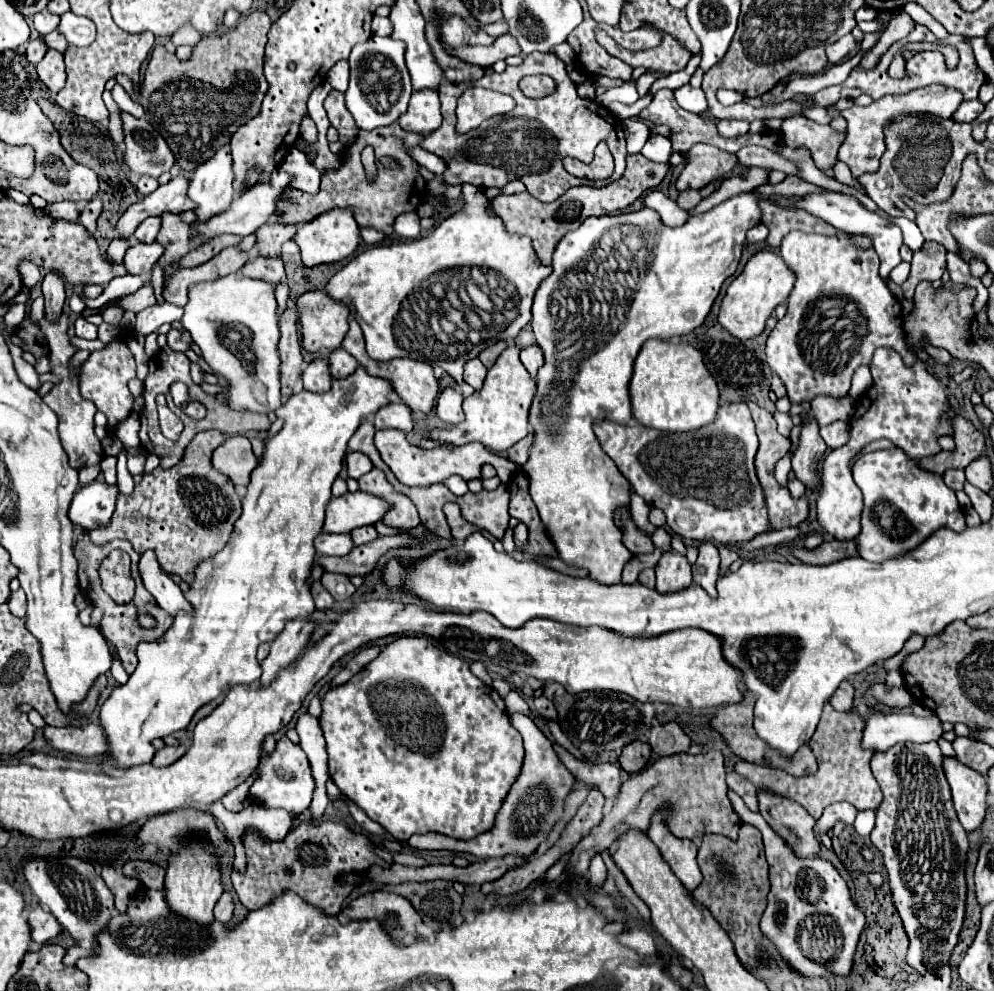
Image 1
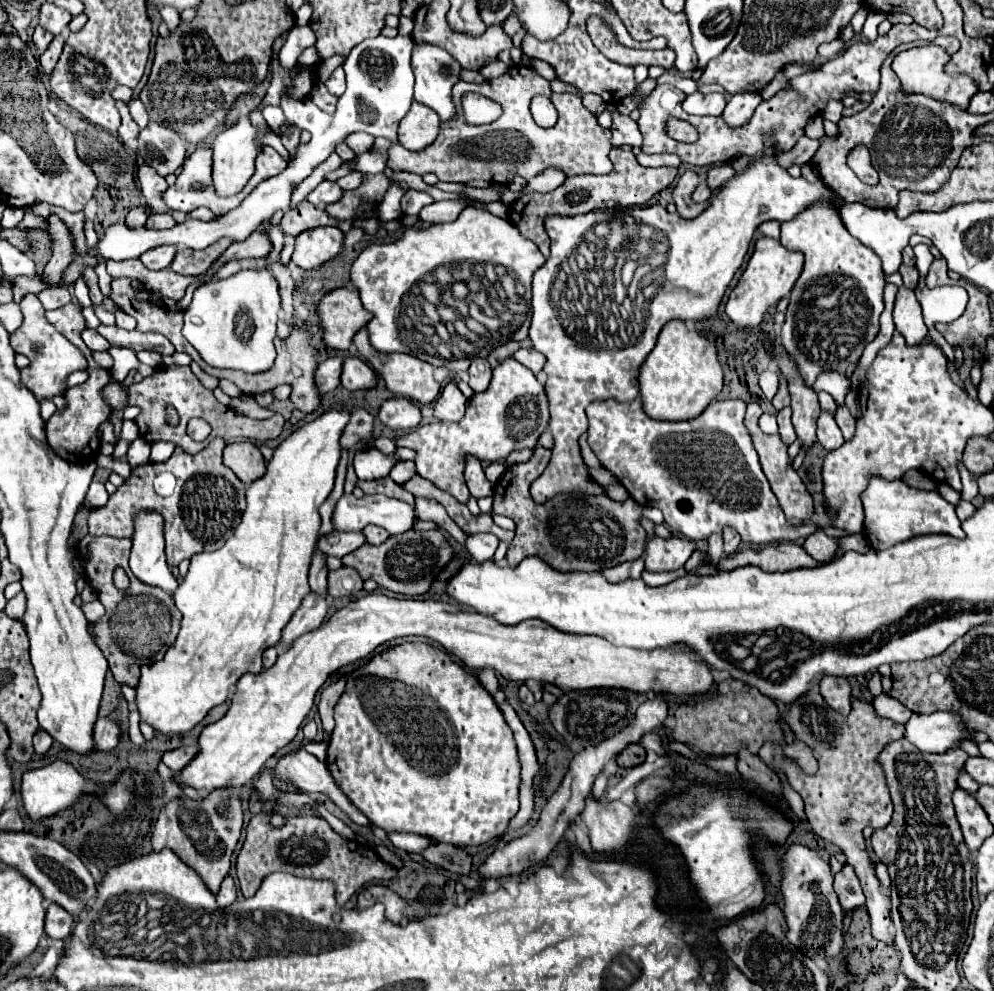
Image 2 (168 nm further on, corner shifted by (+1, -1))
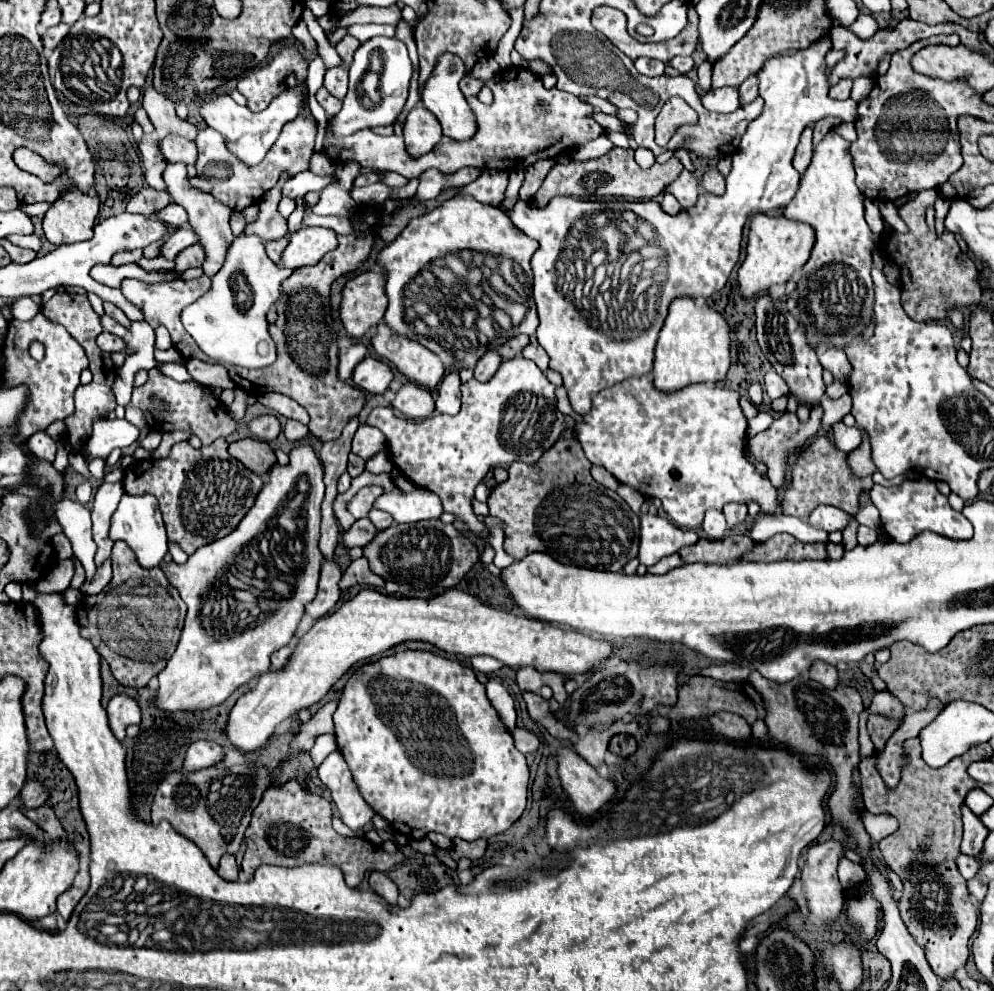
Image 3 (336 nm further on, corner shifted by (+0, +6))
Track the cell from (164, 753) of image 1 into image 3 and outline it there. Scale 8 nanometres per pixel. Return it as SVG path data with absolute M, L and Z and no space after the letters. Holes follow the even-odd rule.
M195 741L187 749L185 757L185 769L187 771L197 771L205 767L219 765L225 759L225 749L213 741Z

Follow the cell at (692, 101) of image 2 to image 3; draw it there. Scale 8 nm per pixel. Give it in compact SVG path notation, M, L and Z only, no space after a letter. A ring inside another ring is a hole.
M721 87L711 89L703 95L703 107L717 113L731 113L741 105L739 101L739 89L737 87Z

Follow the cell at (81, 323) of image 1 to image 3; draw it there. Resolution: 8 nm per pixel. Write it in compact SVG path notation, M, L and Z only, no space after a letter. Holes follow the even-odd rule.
M101 333L97 337L97 345L103 351L107 351L107 353L117 353L117 351L123 351L125 349L125 341L119 339L119 337L115 337L115 335L111 335L111 333Z

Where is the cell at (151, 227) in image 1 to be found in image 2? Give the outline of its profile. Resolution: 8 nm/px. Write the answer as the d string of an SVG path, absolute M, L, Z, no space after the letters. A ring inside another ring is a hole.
M150 214L148 216L148 222L146 222L146 228L158 228L158 230L164 230L164 228L172 228L176 222L170 214Z

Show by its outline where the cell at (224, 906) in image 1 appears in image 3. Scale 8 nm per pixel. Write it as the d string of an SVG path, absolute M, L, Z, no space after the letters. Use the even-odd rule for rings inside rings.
M225 853L219 861L219 867L217 867L217 873L227 879L227 881L237 881L237 863L235 863L235 855L231 853Z

